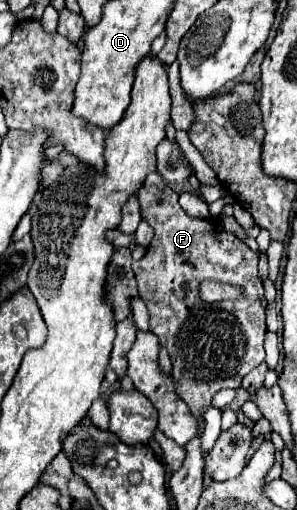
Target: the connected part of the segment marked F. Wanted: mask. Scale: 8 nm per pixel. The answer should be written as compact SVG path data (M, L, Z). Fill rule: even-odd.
M152 171L152 173L146 177L146 181L142 183L142 187L140 187L138 193L136 193L136 199L140 201L142 219L148 221L148 225L154 229L154 239L152 239L152 243L148 245L146 255L144 255L138 263L132 263L132 271L134 271L134 275L136 275L136 283L138 283L138 293L140 293L140 297L144 299L144 303L146 303L146 307L148 307L148 313L150 313L150 329L158 335L158 339L160 339L160 347L166 347L166 349L168 349L168 355L170 355L170 359L172 359L172 367L174 367L174 369L172 369L172 379L174 379L176 393L178 393L178 397L180 397L182 401L186 401L186 405L190 407L192 415L196 415L196 419L202 421L202 427L204 427L204 413L206 413L208 407L212 407L212 399L214 399L214 395L216 395L220 389L226 389L226 387L230 387L230 389L238 389L240 383L242 383L242 379L244 379L244 375L246 375L248 371L252 371L254 367L258 367L258 365L264 361L266 305L268 305L268 303L266 303L266 299L264 299L262 281L260 281L258 271L256 271L260 253L258 253L258 251L252 251L252 249L250 249L244 241L240 241L236 235L226 233L226 231L218 231L218 225L216 225L212 219L194 219L194 217L188 217L188 215L184 213L184 209L178 205L178 193L174 193L174 189L168 187L168 185L160 179L160 175L158 175L156 171ZM202 281L218 281L218 283L240 285L240 287L244 287L246 297L244 297L244 301L230 303L230 305L206 305L206 303L200 299L200 283L202 283Z

